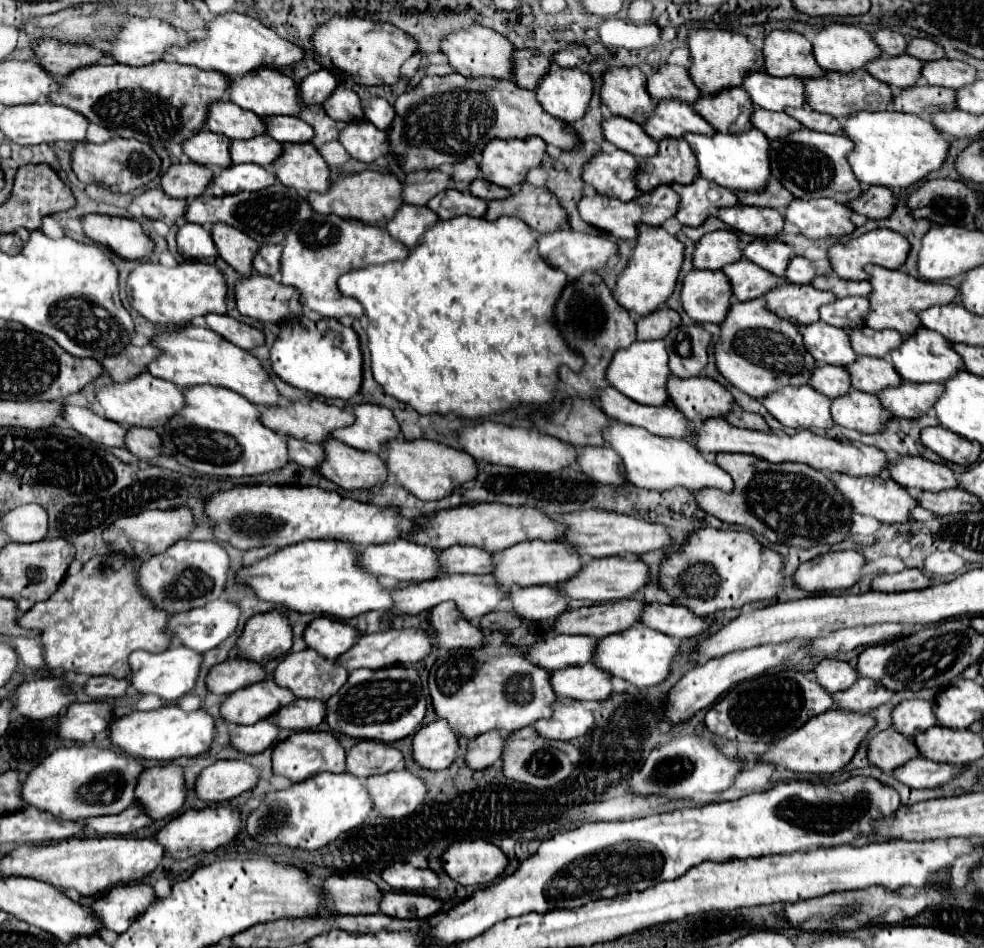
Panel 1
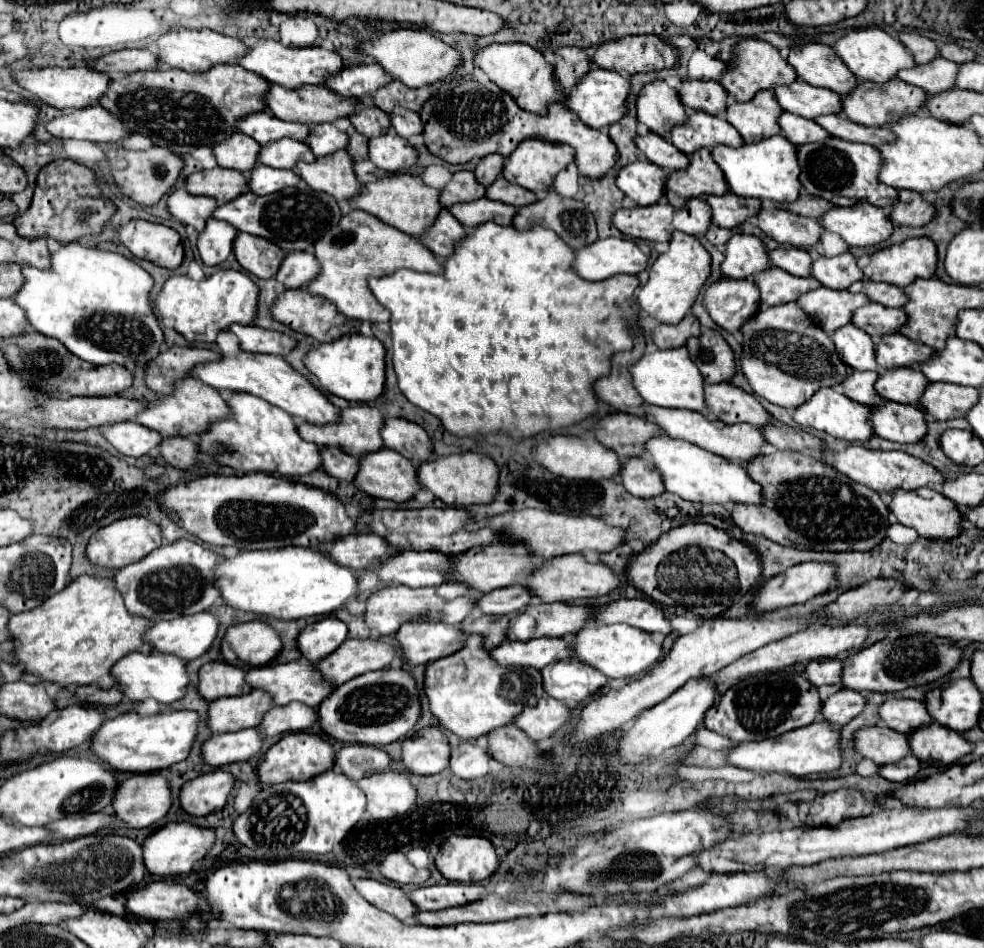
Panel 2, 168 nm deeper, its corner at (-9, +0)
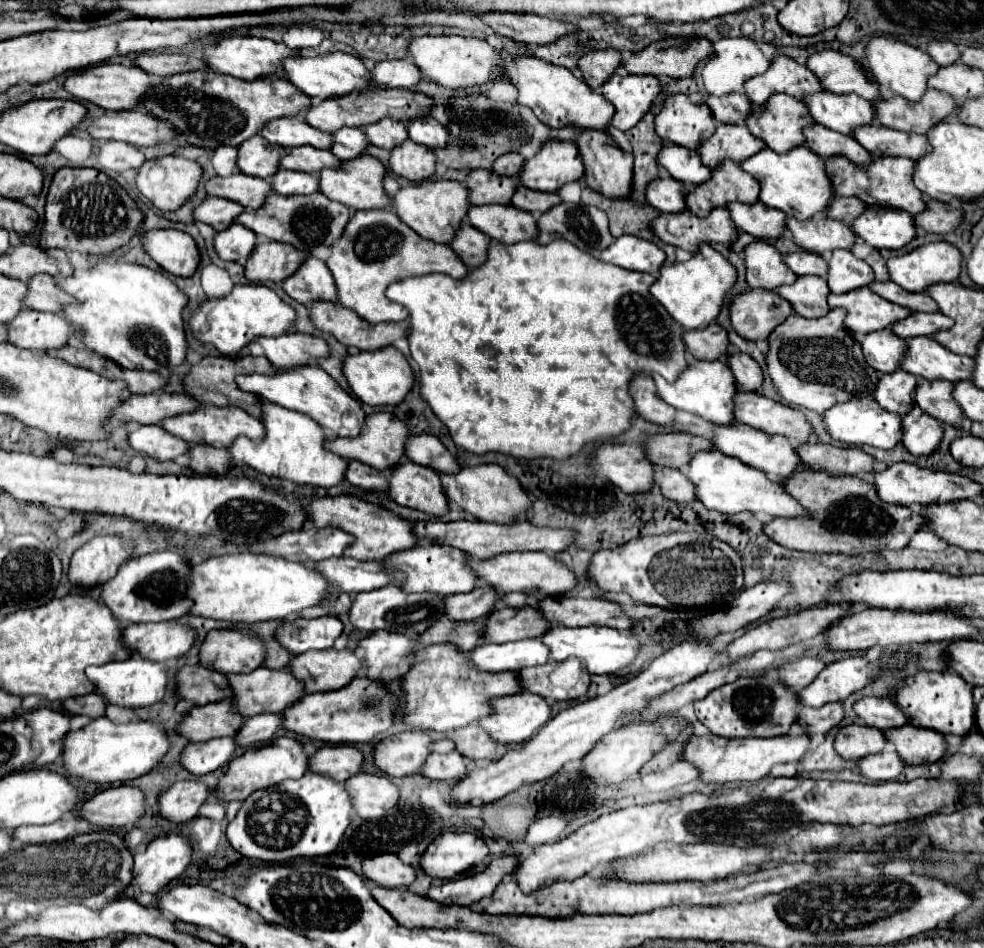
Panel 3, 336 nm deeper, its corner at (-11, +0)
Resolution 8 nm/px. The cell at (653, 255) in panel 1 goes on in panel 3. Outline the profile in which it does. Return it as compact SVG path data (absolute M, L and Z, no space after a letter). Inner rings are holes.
M699 245L699 251L693 253L689 261L663 265L649 291L683 329L699 329L717 319L723 297L733 287L735 277L737 273L733 265L723 255L719 255L711 245Z

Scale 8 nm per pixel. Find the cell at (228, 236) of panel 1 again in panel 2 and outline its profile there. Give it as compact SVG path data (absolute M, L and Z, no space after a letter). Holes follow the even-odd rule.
M239 233L235 239L235 257L247 273L259 279L271 279L279 271L285 253L275 243L269 243L269 239Z

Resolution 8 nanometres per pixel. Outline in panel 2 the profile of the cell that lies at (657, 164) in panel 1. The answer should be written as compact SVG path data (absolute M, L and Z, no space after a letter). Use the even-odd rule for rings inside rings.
M699 149L689 157L691 165L685 171L673 171L665 185L665 197L673 207L683 207L685 201L703 195L725 195L729 185L725 183L721 167L711 157L709 149Z

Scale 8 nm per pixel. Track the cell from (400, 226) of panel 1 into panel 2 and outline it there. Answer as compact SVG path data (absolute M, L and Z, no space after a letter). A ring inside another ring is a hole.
M443 209L439 219L429 227L429 231L423 235L425 247L429 247L441 261L449 259L455 251L455 245L465 237L465 227L447 211Z

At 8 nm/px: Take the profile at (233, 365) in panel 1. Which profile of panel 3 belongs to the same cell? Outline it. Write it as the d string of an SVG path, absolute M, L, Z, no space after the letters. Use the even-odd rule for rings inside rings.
M301 365L301 367L293 367L293 369L283 369L283 371L275 371L273 375L261 375L261 373L237 375L235 381L237 381L239 389L243 389L247 393L255 393L263 401L277 403L285 409L293 409L293 411L309 415L323 429L331 431L331 435L355 437L355 435L359 435L359 431L363 427L365 413L361 409L361 403L357 399L353 399L349 393L345 393L317 365Z

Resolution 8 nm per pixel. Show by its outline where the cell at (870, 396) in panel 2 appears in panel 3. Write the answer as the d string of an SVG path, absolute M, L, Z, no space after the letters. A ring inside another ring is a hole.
M897 369L893 373L879 375L879 383L873 391L873 397L883 409L899 415L907 415L907 411L911 411L911 407L915 405L911 401L915 385L917 385L915 375L903 369Z

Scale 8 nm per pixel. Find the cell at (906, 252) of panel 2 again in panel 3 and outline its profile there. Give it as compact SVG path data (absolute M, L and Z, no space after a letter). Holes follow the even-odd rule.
M945 241L927 243L927 245L921 245L921 247L915 247L913 251L905 253L905 255L891 257L887 261L887 269L889 269L889 279L893 283L901 285L907 291L923 291L931 283L955 281L959 271L961 271L961 253L959 253L959 249L955 249L955 245L945 243Z

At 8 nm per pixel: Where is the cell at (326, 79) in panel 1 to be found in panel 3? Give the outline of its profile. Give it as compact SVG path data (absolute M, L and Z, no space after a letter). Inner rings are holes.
M409 59L381 61L371 69L371 81L383 89L413 89L419 81L419 69Z

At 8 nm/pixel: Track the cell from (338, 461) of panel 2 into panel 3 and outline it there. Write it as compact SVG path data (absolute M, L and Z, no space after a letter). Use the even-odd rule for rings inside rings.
M351 459L347 463L347 471L345 471L345 479L361 489L375 489L375 491L385 491L387 489L387 477L385 471L379 471L371 465L365 465L357 459Z

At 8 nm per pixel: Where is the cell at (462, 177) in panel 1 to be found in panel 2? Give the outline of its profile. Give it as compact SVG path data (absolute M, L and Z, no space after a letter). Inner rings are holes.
M495 153L495 155L487 155L485 159L481 159L481 161L477 163L477 169L475 169L477 181L479 181L481 185L489 187L489 185L501 175L503 165L505 165L505 157L501 157L501 155L497 155L497 153Z

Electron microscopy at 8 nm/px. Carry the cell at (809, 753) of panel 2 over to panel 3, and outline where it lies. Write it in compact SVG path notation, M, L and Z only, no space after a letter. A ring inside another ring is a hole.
M693 735L685 747L683 759L693 763L701 779L705 783L755 783L761 781L769 775L773 765L779 763L797 763L803 759L803 755L809 751L811 737L809 735L782 735L772 738L748 737L742 739L725 739L725 737L715 737L715 735Z

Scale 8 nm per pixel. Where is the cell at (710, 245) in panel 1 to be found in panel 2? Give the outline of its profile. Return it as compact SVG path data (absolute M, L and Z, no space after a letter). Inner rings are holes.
M735 235L727 243L721 271L733 279L749 279L771 267L763 241L753 235Z

